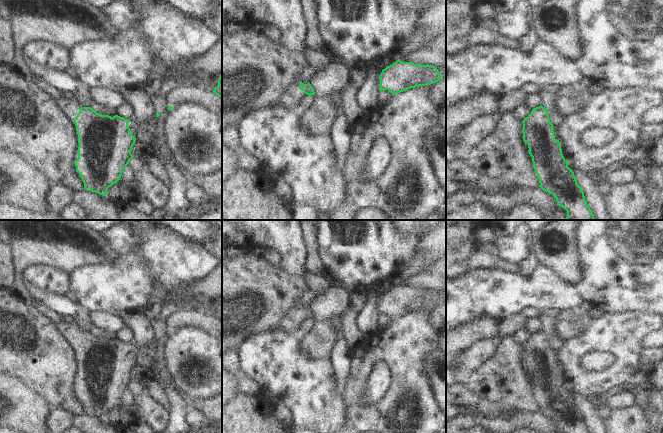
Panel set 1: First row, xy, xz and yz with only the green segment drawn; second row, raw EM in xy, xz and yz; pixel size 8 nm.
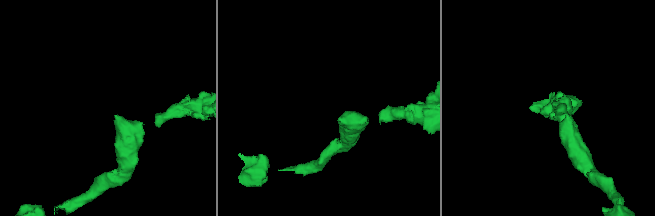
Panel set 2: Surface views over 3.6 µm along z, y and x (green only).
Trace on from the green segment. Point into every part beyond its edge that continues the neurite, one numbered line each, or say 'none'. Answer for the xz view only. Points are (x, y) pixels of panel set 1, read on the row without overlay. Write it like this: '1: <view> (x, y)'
1: xz (290, 322)

